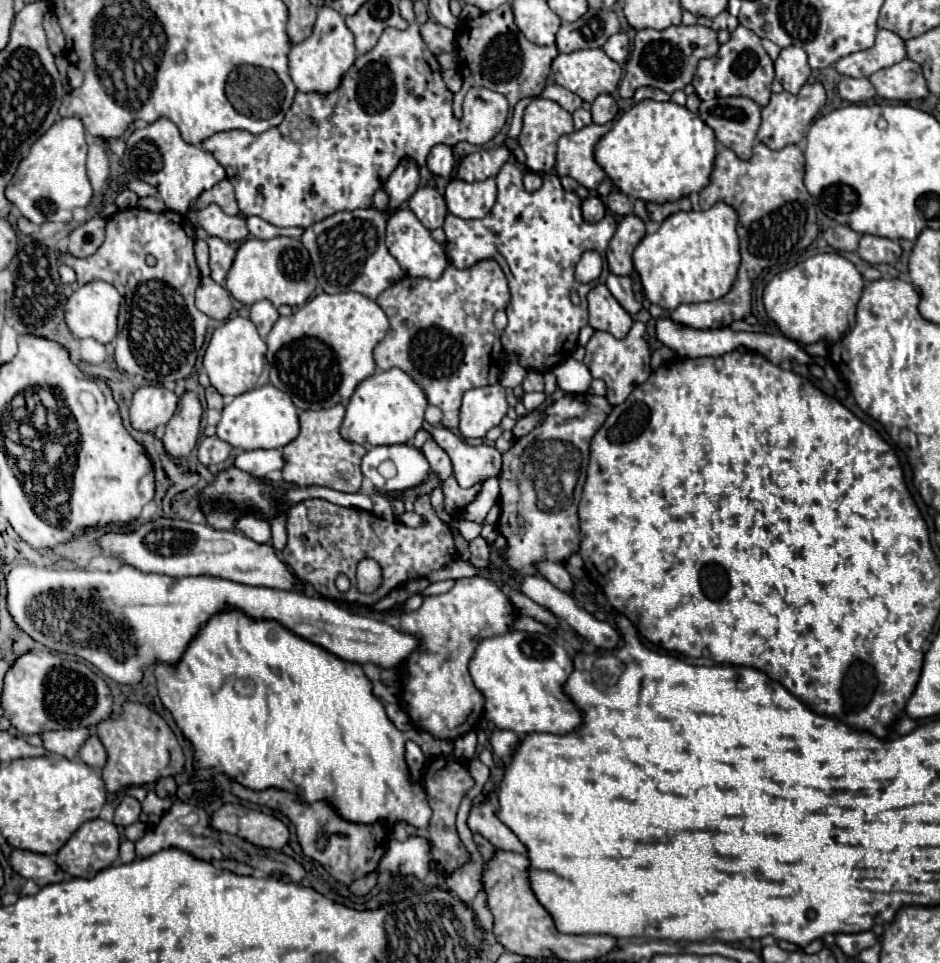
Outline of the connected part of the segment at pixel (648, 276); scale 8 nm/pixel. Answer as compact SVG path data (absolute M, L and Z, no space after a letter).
M719 201L707 211L679 211L669 215L657 233L645 235L633 251L635 271L641 277L645 295L651 303L673 311L681 303L721 299L737 277L739 237L737 211Z

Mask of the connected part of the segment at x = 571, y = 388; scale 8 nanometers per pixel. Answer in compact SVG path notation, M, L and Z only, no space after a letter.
M567 359L565 363L561 363L561 367L555 367L553 373L557 377L557 387L567 393L587 393L593 379L589 369L575 359Z

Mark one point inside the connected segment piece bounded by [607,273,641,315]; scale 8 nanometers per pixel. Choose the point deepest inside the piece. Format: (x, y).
(622, 287)

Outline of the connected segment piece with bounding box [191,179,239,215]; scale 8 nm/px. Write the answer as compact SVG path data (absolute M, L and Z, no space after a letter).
M223 179L221 183L217 183L215 187L203 191L195 203L191 205L191 209L203 209L207 205L219 205L227 215L239 215L239 207L235 201L235 193L233 193L233 185L229 183L229 179Z

